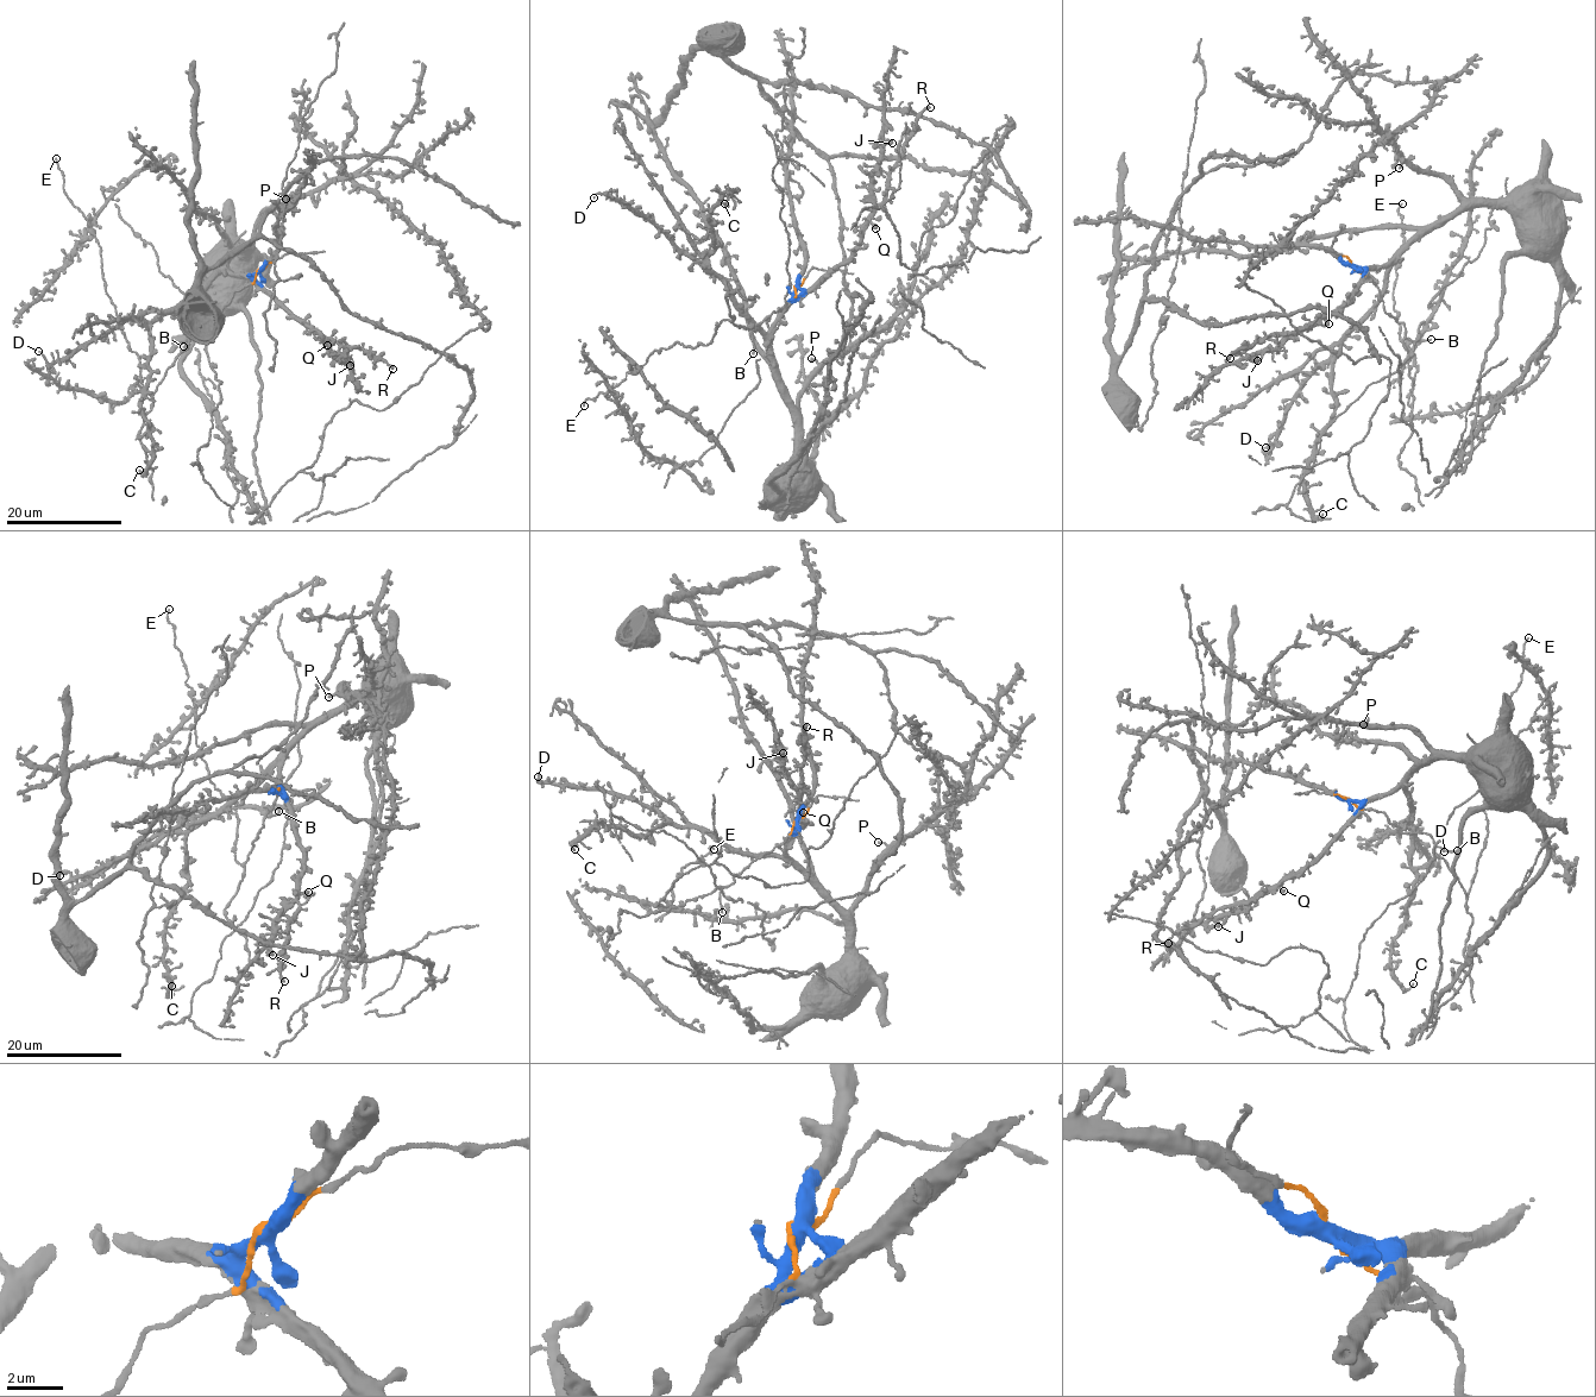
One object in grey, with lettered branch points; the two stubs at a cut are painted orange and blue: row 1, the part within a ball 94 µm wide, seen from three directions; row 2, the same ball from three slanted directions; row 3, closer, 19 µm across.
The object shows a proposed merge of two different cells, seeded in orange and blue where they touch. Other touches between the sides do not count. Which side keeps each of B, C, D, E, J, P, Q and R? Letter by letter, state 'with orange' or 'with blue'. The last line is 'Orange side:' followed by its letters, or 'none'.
B: with orange
C: with blue
D: with blue
E: with orange
J: with blue
P: with blue
Q: with blue
R: with blue
Orange side: B, E

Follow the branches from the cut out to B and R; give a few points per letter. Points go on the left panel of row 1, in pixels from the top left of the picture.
B: (258, 271), (253, 282), (233, 293), (217, 316), (200, 320), (183, 346)
R: (258, 271), (266, 294), (291, 314), (340, 345), (362, 347), (393, 369)

